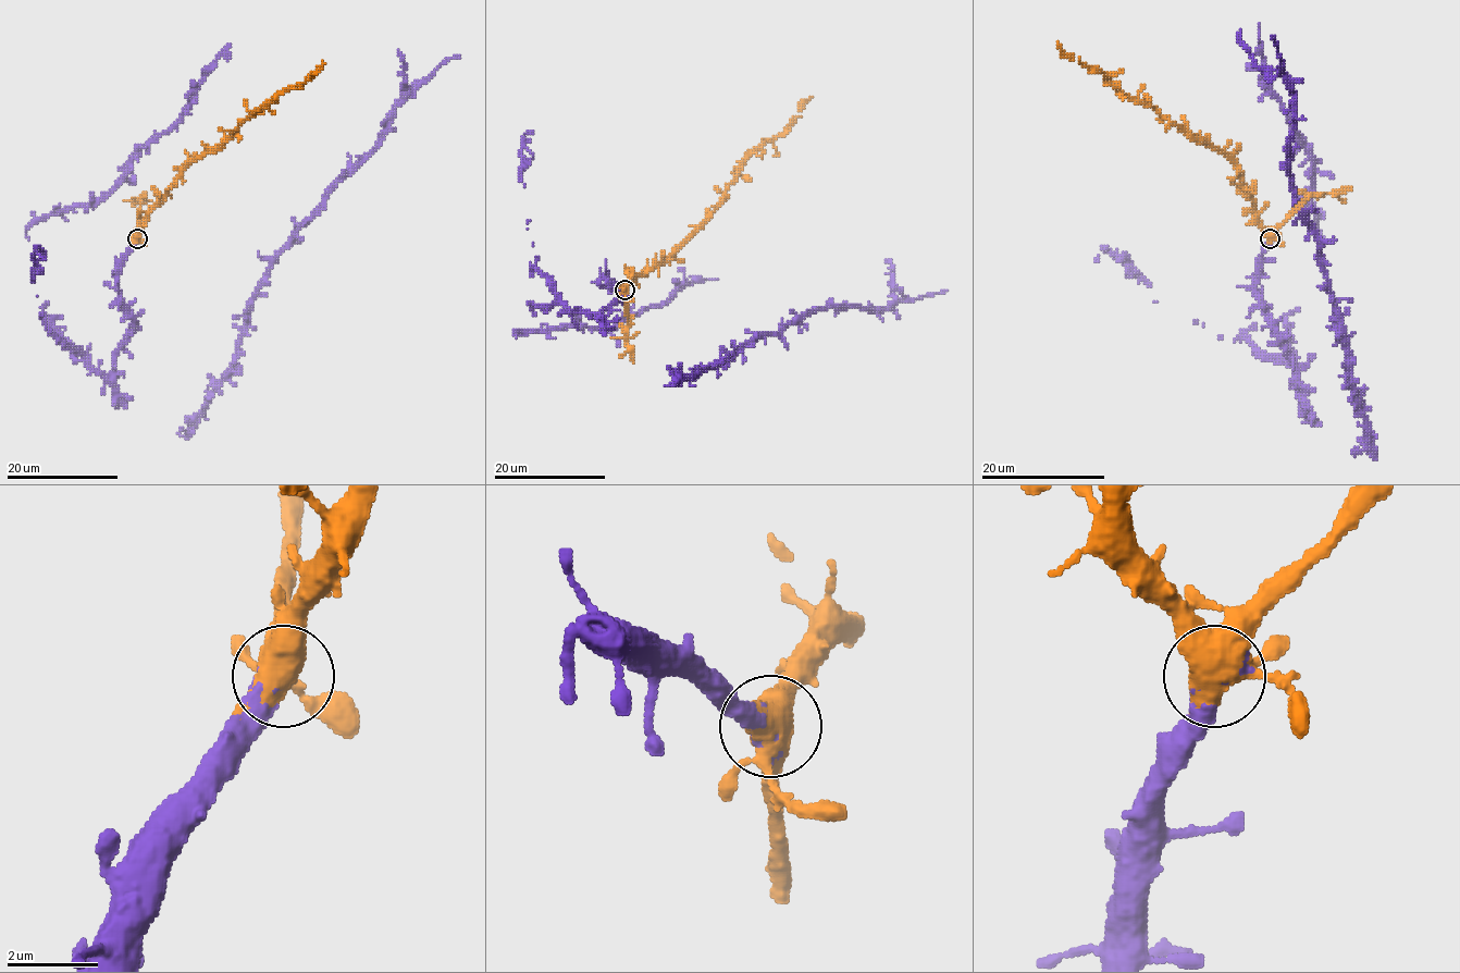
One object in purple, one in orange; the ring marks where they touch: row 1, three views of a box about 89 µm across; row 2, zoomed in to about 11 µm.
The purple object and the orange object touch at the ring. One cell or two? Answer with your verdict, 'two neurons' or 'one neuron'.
one neuron

